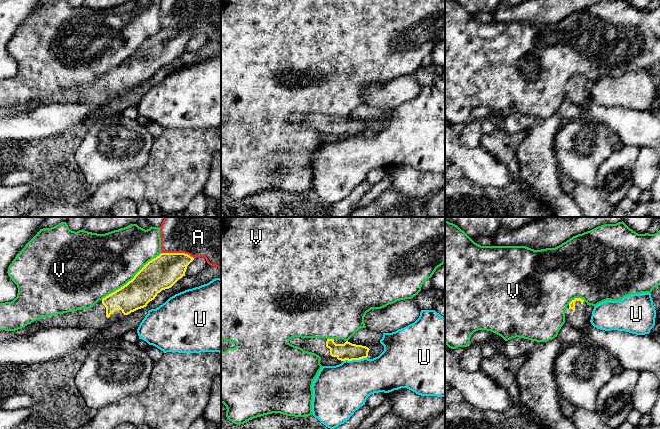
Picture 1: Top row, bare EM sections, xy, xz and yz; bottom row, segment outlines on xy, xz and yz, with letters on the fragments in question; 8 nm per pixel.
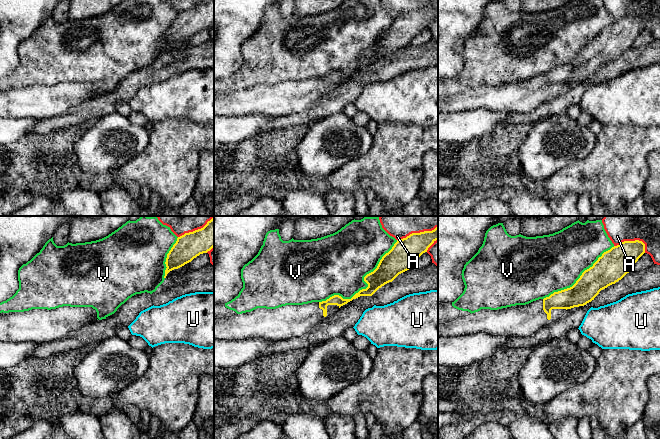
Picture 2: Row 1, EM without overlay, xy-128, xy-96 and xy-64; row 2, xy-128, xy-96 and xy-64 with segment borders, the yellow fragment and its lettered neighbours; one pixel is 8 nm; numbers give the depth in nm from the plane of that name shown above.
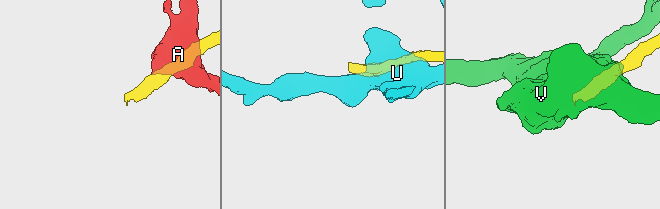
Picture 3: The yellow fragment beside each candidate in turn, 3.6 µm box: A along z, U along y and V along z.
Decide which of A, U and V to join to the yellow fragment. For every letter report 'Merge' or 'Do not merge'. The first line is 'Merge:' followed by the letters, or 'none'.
Merge: none
A: Do not merge
U: Do not merge
V: Do not merge

